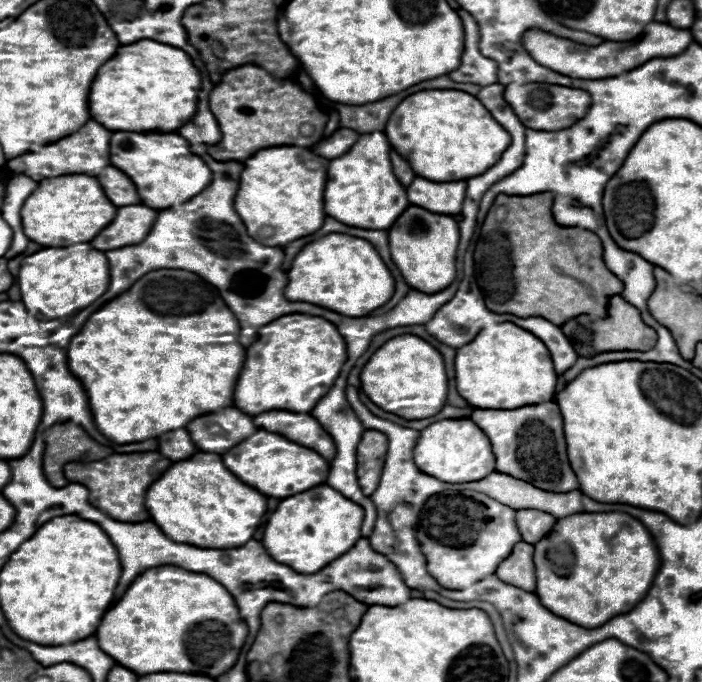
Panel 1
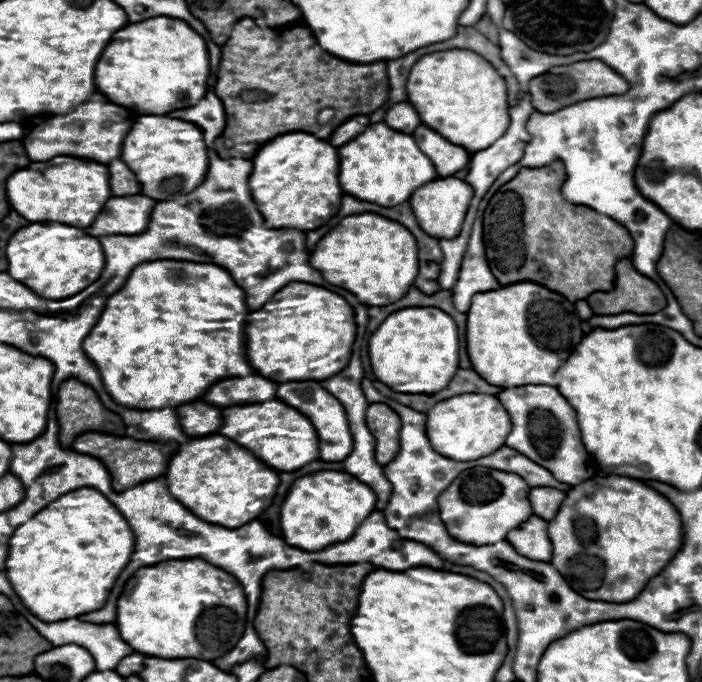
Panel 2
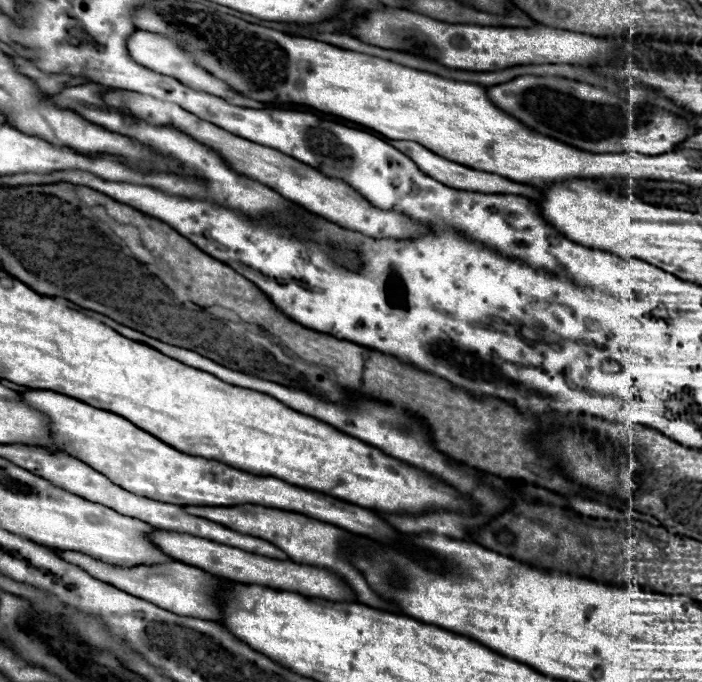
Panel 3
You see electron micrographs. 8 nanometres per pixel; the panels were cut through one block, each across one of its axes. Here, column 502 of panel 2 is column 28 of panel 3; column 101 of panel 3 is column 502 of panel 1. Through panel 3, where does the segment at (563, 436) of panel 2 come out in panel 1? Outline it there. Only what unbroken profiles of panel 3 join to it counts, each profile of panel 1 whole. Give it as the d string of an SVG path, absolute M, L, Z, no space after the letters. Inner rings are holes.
M556 402L522 406L514 410L478 410L476 408L470 414L470 418L490 438L498 472L510 474L536 488L550 490L550 492L570 492L580 488L578 478L568 462L566 440L562 430L562 414Z

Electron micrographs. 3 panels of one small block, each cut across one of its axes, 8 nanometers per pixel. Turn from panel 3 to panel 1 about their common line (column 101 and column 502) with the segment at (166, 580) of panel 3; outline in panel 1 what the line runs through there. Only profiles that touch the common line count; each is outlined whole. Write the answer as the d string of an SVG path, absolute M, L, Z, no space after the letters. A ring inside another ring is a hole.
M520 540L520 544L516 544L516 548L512 548L512 556L508 556L508 560L504 560L504 564L500 564L500 568L496 570L496 576L526 592L534 592L536 590L536 572L532 568L532 544Z

